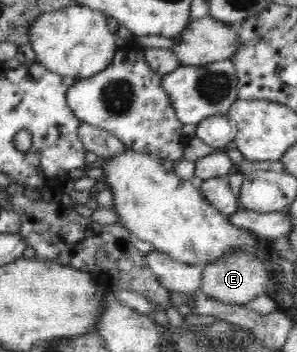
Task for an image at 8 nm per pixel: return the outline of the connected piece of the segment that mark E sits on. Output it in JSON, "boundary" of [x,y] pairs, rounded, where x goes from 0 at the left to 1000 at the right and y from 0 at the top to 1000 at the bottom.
{"boundary":[[[795,705],[684,759],[673,818],[704,849],[828,866],[865,844],[899,835],[896,804],[902,804],[902,776],[889,747],[862,730],[855,716]]]}

